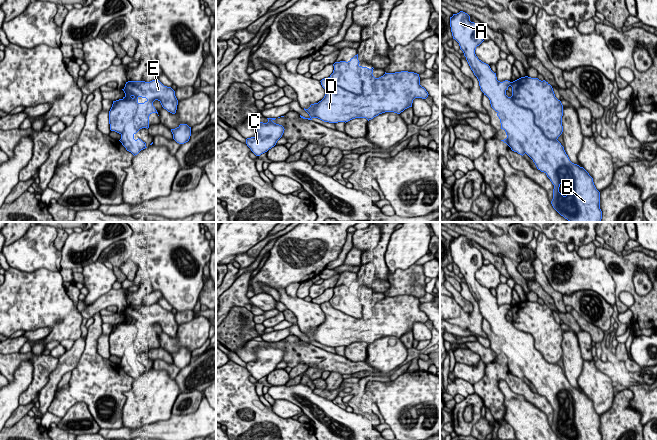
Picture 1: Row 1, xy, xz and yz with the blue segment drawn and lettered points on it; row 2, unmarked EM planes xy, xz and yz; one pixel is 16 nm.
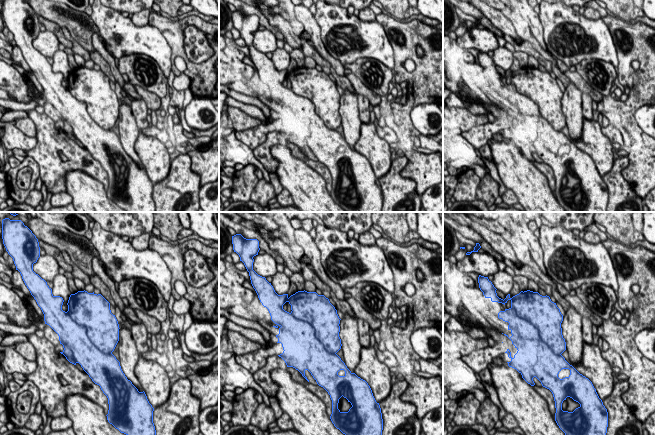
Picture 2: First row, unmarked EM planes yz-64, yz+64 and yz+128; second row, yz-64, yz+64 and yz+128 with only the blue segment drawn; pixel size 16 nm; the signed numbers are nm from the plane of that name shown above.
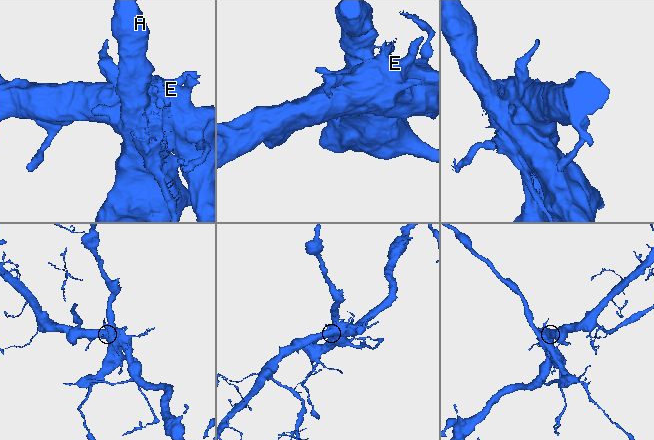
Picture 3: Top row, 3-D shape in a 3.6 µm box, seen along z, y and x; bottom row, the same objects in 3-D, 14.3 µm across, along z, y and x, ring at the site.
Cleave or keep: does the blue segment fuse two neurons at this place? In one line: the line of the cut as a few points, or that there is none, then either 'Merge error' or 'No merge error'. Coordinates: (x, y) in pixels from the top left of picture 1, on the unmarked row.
Split along xz (328, 301), (336, 309), (353, 317), (360, 318), (362, 316). Merge error

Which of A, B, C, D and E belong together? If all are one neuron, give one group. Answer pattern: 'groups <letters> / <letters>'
groups A B / C D E

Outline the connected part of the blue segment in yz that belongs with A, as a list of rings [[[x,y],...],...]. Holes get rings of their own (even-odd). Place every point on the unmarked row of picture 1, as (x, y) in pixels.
[[[460,235],[450,241],[450,251],[453,263],[459,267],[479,305],[481,315],[489,322],[491,331],[524,355],[527,363],[523,367],[525,377],[554,409],[551,425],[553,432],[561,440],[602,440],[600,416],[596,413],[593,402],[583,391],[570,385],[558,364],[544,359],[535,348],[531,334],[518,330],[506,319],[511,306],[498,305],[490,290],[476,280],[476,271],[484,265],[480,250],[471,246],[467,237]],[[561,408],[565,409],[566,420],[559,416]]]

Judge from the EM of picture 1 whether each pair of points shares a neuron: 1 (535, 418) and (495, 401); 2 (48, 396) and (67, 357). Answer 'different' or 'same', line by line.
1: different
2: same

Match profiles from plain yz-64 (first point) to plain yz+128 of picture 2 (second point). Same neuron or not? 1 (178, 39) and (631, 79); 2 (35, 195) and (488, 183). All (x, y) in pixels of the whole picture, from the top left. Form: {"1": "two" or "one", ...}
{"1": "one", "2": "one"}

